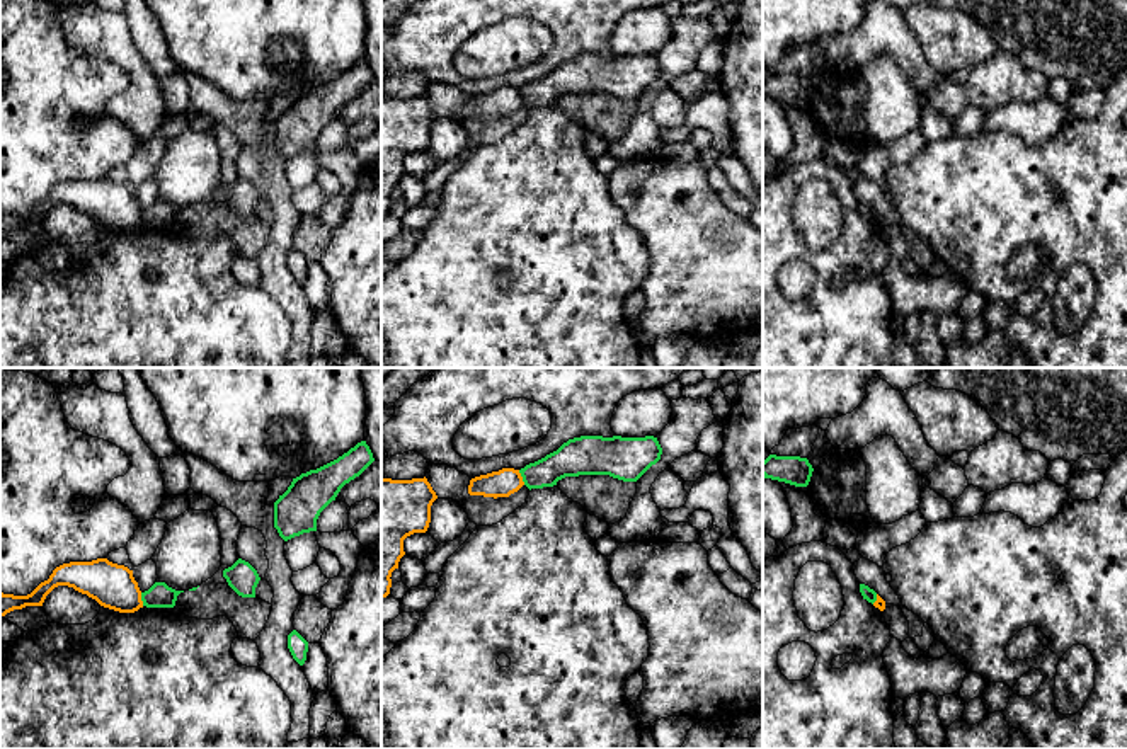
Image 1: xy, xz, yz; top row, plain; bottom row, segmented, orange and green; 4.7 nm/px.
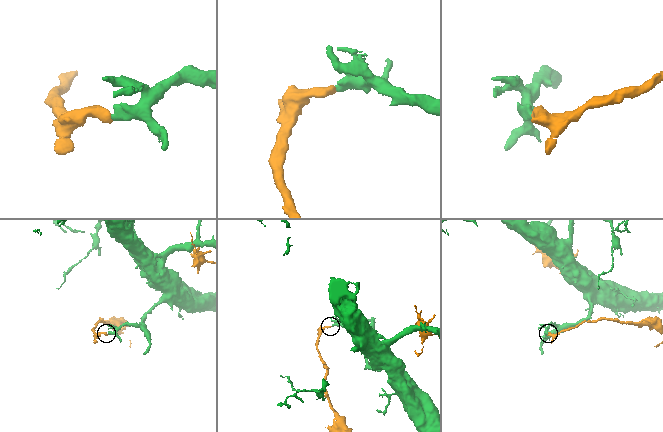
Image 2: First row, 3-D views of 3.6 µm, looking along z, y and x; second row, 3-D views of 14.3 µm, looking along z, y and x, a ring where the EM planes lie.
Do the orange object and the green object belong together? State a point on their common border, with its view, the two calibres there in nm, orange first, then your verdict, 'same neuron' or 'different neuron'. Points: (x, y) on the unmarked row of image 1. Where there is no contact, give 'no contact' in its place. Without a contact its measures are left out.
contact xz (521, 96); calibres 130 and 160 nm; different neuron

